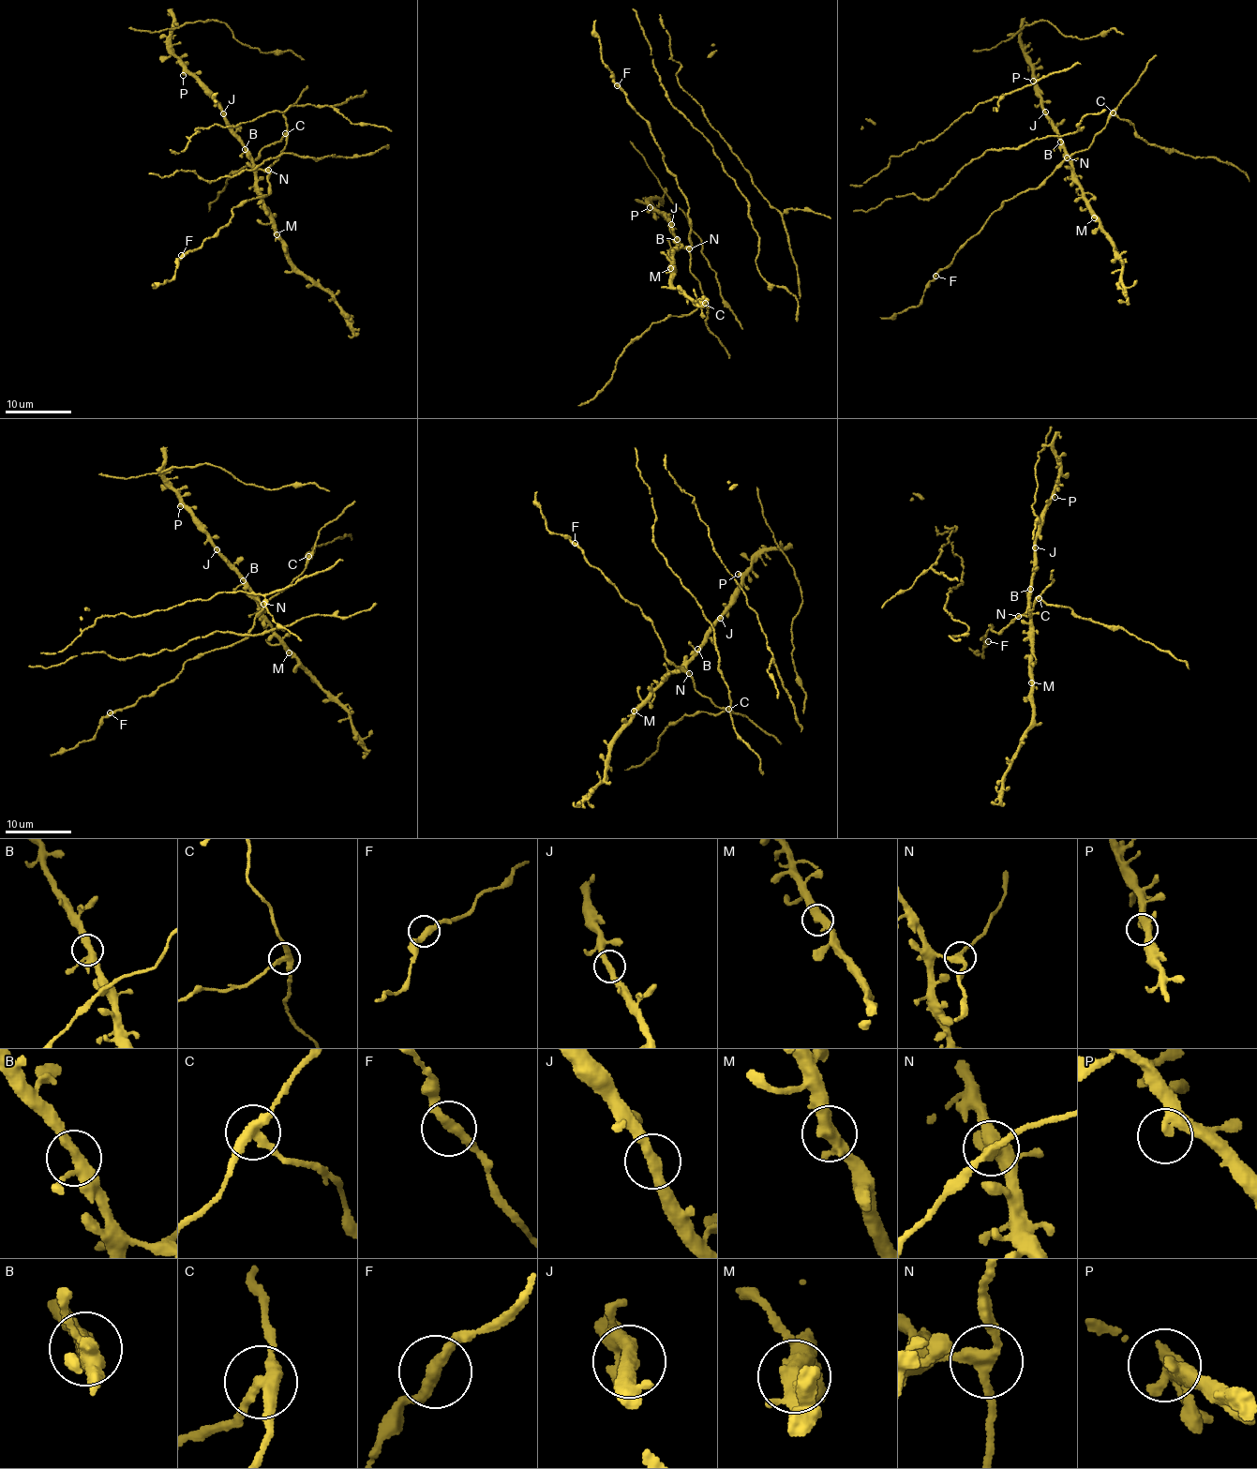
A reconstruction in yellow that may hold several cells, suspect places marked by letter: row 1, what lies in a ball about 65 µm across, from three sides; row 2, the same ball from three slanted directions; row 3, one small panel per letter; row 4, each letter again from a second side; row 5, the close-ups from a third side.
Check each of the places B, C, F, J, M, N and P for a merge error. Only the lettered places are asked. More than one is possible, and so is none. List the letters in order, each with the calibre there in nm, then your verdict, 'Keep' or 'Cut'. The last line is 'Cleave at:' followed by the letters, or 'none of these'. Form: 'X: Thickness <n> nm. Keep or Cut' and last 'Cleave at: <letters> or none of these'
B: Thickness 320 nm. Keep
C: Thickness 320 nm. Cut
F: Thickness 320 nm. Keep
J: Thickness 340 nm. Keep
M: Thickness 380 nm. Keep
N: Thickness 280 nm. Cut
P: Thickness 280 nm. Keep
Cleave at: C, N

